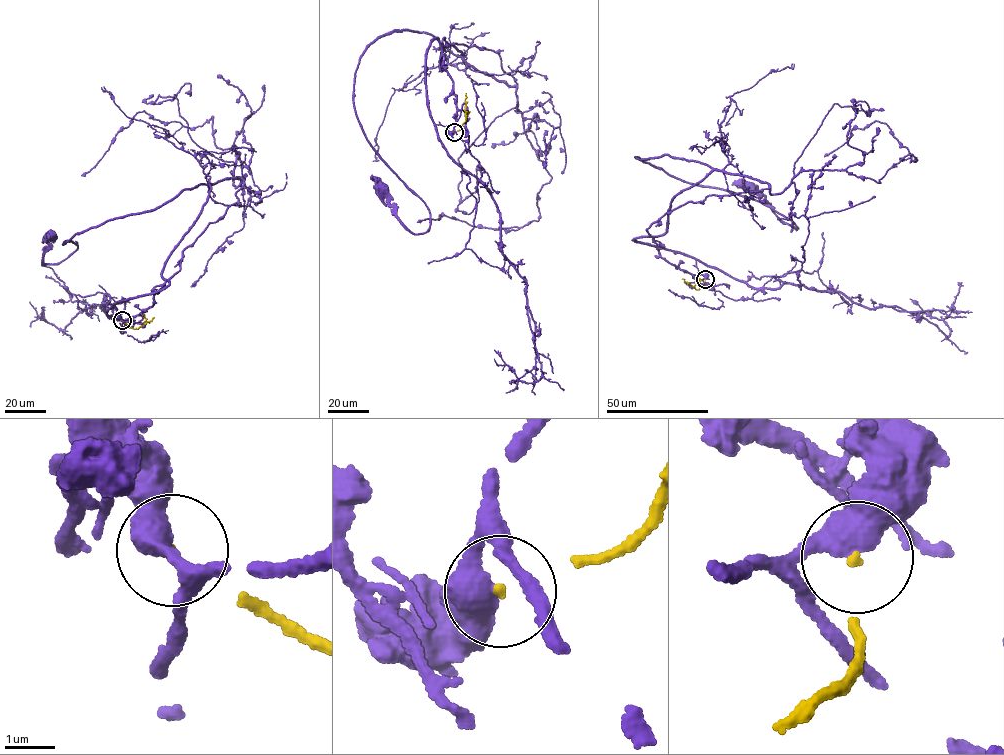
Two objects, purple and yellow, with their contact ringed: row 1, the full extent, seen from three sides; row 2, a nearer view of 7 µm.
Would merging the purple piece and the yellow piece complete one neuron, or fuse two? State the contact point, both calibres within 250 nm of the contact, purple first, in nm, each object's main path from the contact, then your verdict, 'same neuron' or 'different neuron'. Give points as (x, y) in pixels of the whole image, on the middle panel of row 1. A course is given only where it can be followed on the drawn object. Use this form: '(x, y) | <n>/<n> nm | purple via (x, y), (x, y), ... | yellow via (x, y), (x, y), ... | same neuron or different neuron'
(454, 132) | 440/120 nm | purple via (454, 131), (439, 61), (460, 50), (405, 30), (368, 44), (356, 115), (427, 207), (426, 232), (381, 187) | yellow via (454, 131), (460, 129), (466, 119), (466, 93) | different neuron

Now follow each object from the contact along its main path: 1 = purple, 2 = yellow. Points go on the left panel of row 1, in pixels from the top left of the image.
1: (122, 320), (153, 306), (210, 187), (77, 232), (62, 243), (74, 242), (73, 254), (45, 264), (51, 236)
2: (122, 320), (137, 329), (154, 317)

